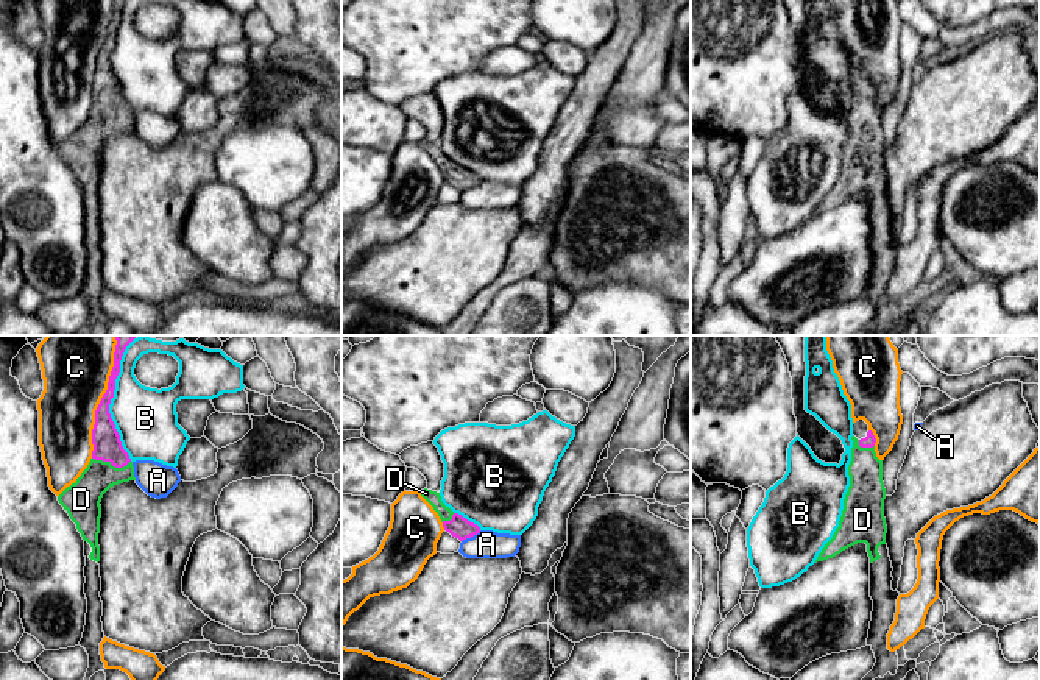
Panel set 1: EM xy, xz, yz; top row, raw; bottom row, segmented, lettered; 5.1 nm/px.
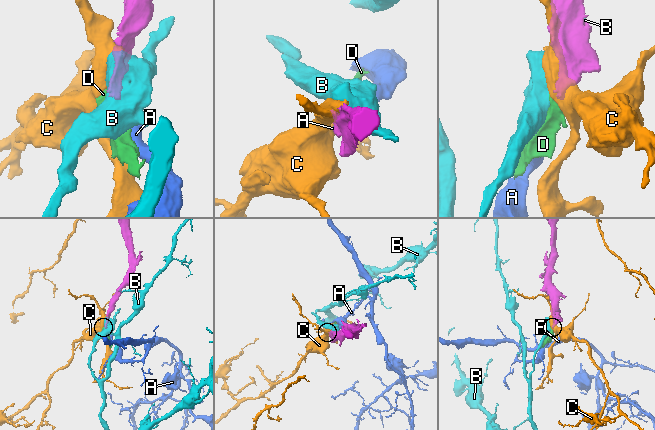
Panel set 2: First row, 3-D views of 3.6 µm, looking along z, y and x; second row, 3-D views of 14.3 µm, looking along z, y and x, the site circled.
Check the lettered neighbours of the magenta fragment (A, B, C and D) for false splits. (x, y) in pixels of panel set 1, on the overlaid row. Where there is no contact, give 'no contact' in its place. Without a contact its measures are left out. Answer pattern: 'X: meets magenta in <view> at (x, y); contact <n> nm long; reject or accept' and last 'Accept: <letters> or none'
A: meets magenta in xz at (471, 535); contact 120 nm long; reject
B: meets magenta in xy at (111, 398); contact 650 nm long; reject
C: meets magenta in xy at (103, 396); contact 650 nm long; reject
D: meets magenta in xy at (111, 463); contact 200 nm long; accept
Accept: D

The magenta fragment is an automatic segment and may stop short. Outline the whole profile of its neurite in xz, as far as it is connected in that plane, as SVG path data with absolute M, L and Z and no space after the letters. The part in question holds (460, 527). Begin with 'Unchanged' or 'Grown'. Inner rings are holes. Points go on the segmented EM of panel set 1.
Grown. M427 488L421 490L419 493L438 513L444 530L449 532L452 537L463 541L480 533L480 527L477 524L468 521L462 515L454 513L449 507L446 507L441 501L440 493Z

